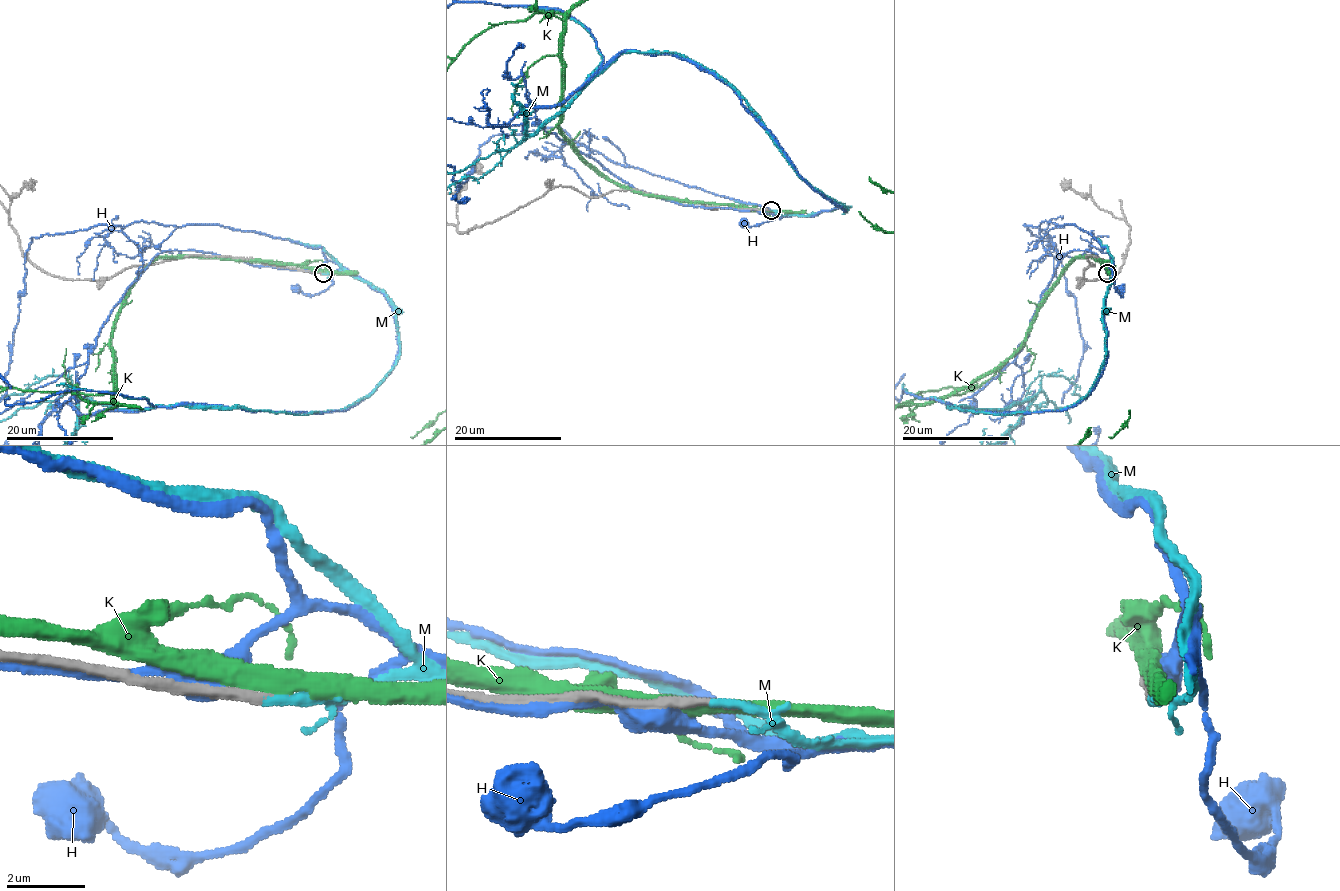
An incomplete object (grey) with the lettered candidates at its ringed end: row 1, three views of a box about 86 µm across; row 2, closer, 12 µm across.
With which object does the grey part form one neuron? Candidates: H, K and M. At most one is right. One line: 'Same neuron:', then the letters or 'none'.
Same neuron: M

